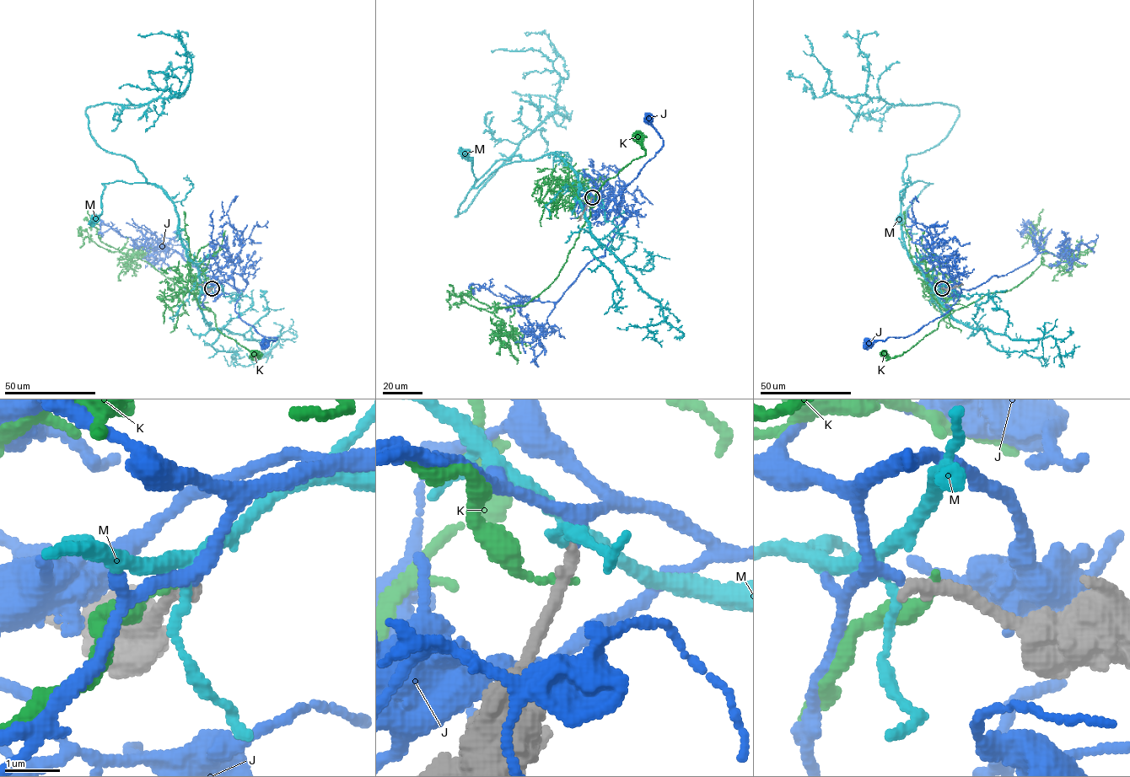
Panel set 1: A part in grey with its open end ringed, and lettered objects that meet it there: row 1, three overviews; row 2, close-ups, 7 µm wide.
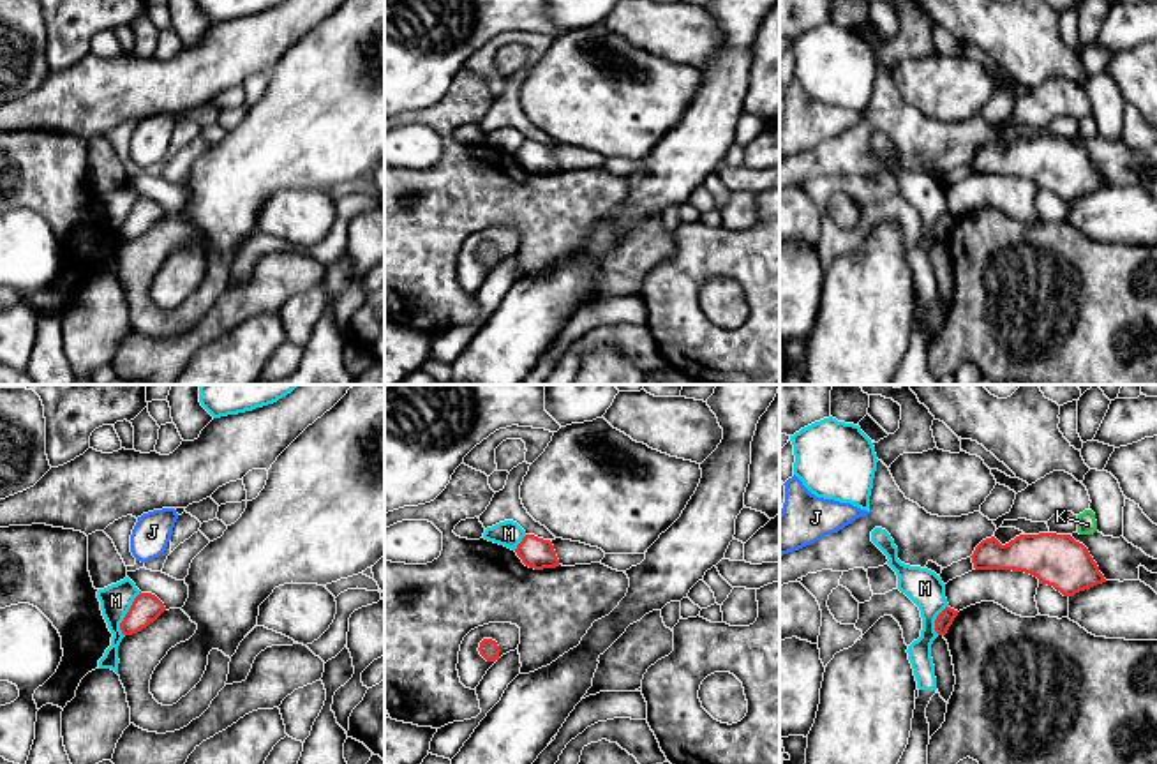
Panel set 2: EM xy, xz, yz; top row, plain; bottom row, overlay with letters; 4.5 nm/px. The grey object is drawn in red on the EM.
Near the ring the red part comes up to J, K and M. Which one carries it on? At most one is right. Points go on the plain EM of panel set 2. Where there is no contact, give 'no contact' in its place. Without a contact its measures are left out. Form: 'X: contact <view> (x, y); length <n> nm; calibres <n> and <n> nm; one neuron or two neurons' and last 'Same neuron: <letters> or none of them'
J: no contact; one neuron
K: no contact; two neurons
M: contact xy (126, 219); length 220 nm; calibres 140 and 140 nm; two neurons
Same neuron: J

